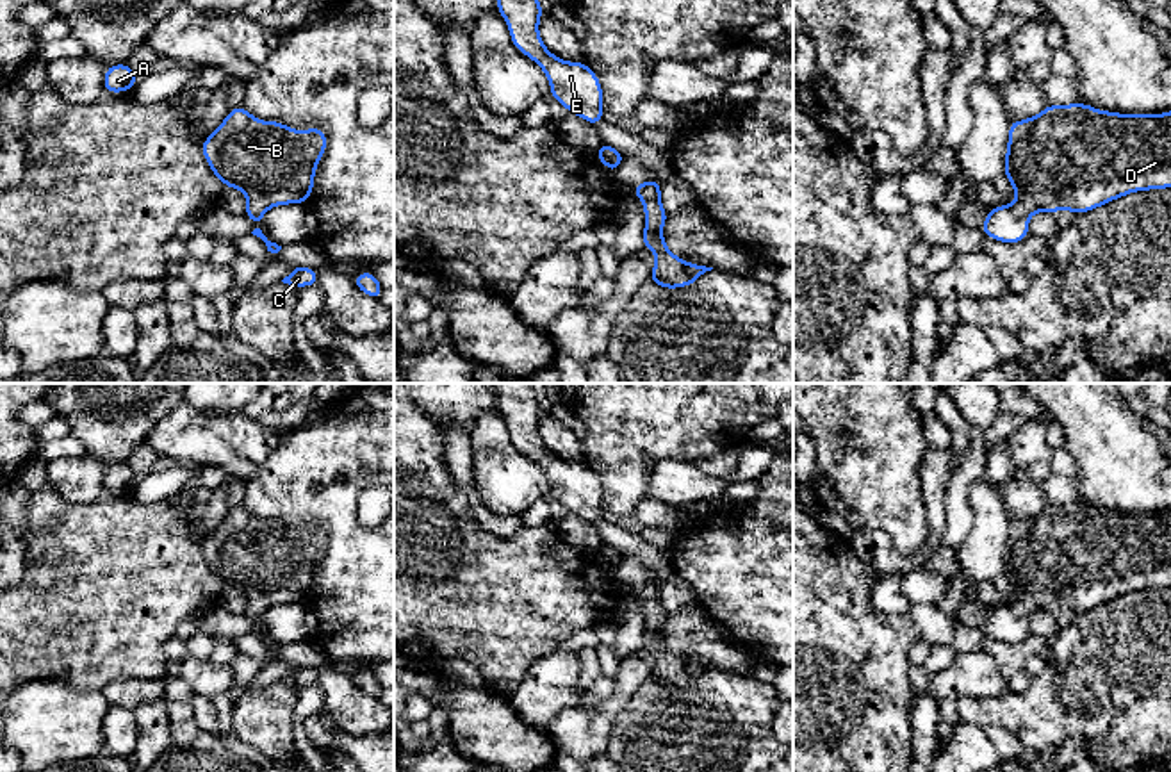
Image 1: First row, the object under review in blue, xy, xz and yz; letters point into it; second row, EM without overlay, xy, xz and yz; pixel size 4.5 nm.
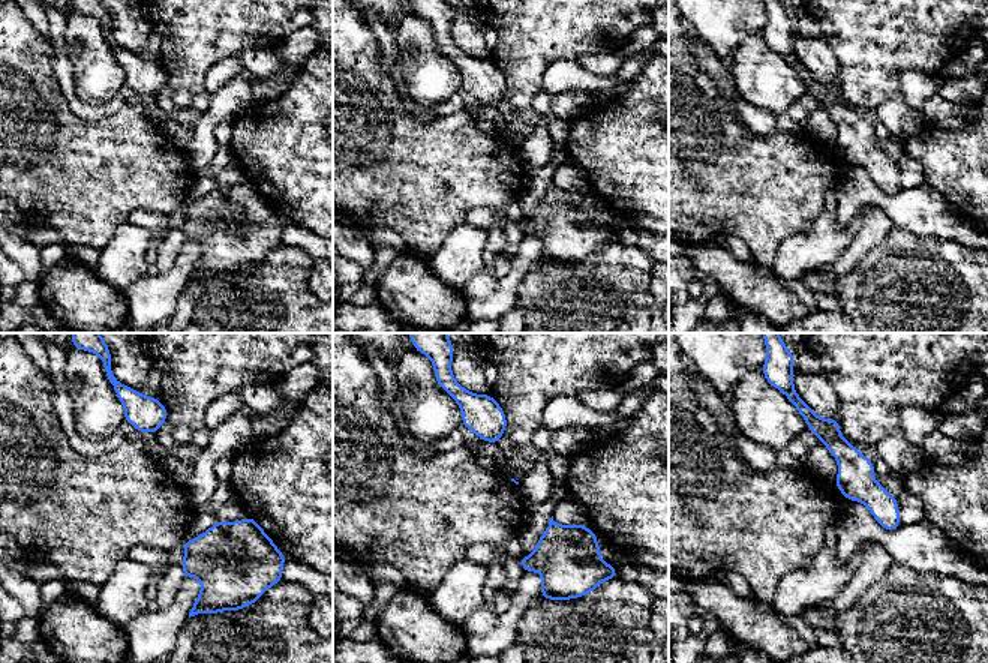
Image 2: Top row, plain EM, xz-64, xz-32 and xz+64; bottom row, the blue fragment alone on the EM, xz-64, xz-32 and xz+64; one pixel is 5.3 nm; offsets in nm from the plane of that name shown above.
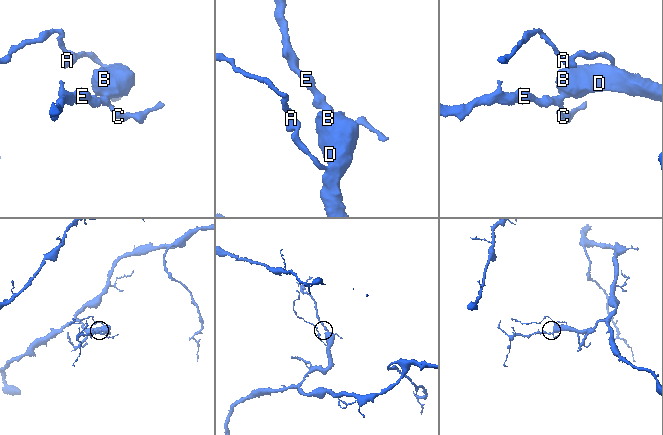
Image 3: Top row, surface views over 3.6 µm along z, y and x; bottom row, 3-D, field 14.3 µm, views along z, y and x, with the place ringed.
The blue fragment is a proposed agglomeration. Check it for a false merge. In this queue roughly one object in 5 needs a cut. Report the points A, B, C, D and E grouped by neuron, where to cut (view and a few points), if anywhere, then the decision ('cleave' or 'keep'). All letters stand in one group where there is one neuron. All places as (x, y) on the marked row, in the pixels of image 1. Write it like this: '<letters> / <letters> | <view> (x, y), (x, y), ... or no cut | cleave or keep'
A B C D E | no cut | keep

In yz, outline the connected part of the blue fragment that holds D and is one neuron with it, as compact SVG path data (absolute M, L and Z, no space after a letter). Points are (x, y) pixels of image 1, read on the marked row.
M1085 103L1046 105L1037 116L1011 121L1003 175L1011 180L1018 201L987 212L982 232L989 239L1016 244L1028 237L1028 219L1036 212L1089 212L1135 191L1171 187L1171 111L1164 114L1119 114Z

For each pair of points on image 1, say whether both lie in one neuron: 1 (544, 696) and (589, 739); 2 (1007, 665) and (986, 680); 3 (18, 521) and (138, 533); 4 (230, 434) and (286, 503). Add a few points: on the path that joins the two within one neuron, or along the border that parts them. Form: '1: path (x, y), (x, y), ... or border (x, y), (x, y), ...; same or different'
1: border (585, 703), (564, 708), (544, 728); different
2: border (981, 648), (993, 658), (1006, 683); different
3: border (32, 492), (29, 528), (20, 537); different
4: border (282, 434), (275, 450), (246, 482); different

